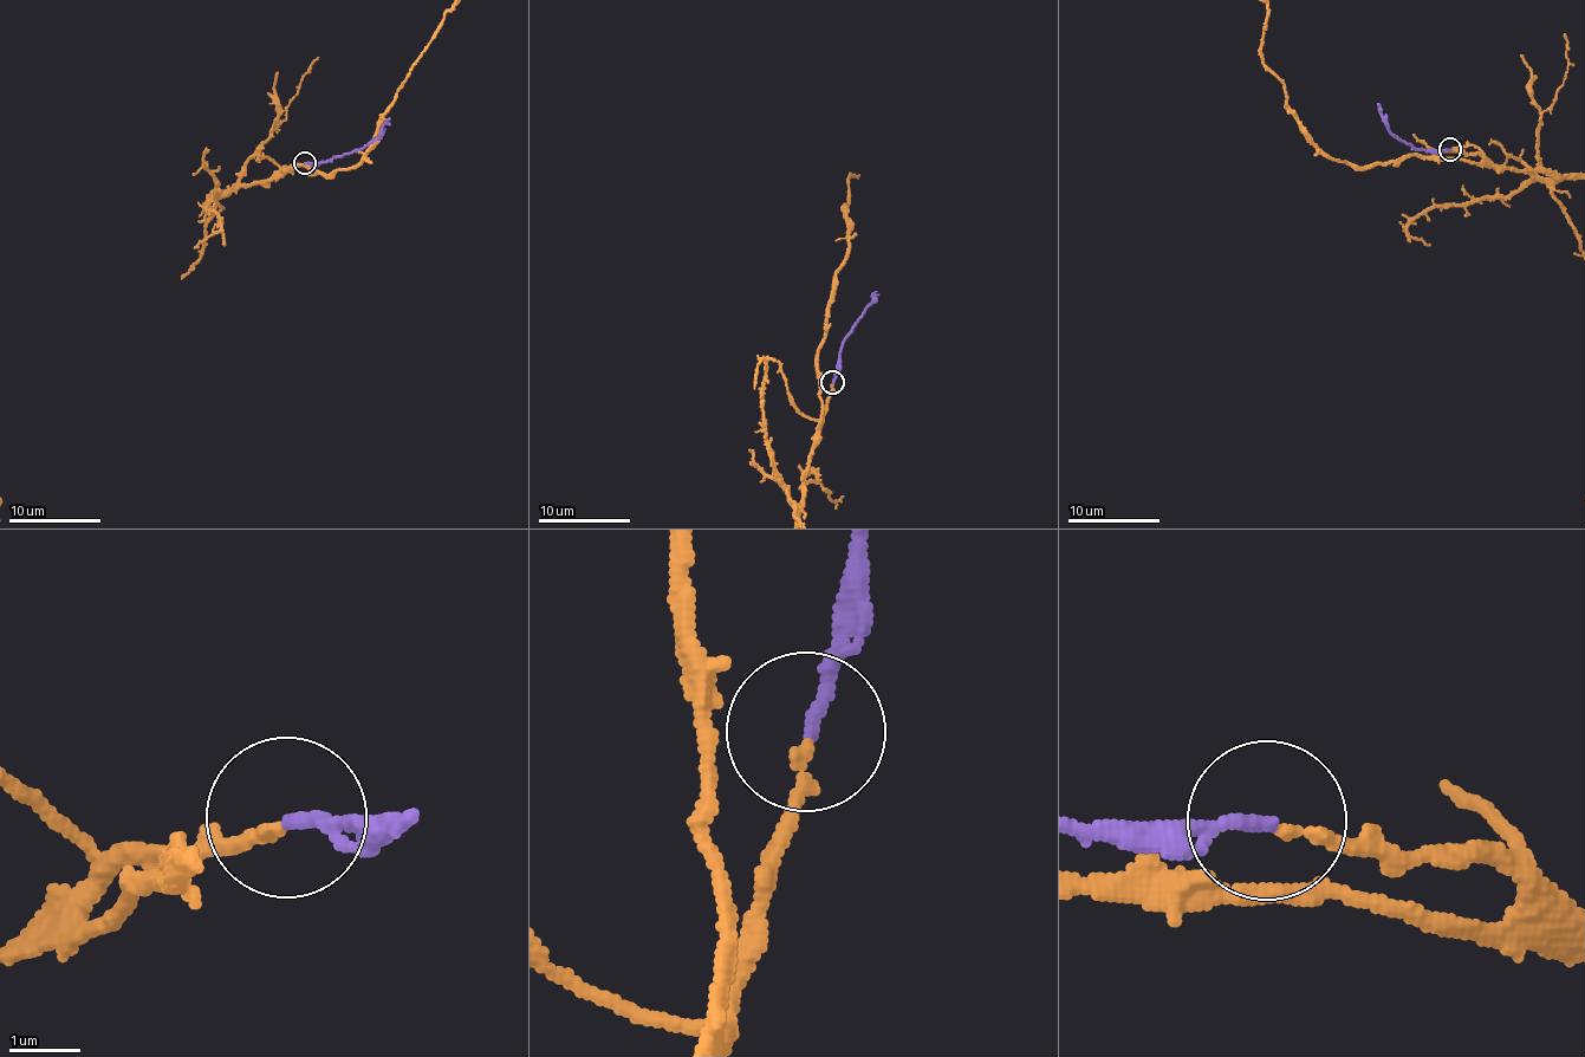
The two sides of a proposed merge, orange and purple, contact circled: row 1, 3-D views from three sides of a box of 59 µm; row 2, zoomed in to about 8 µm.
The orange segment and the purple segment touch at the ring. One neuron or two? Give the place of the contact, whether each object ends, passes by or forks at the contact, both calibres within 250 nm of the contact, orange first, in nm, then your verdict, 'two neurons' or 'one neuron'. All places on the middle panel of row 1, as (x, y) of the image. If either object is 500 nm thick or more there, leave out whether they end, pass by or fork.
at (832, 382); orange ends there; purple ends there; 160 nm thick on the orange side, 180 nm on the other; one neuron

